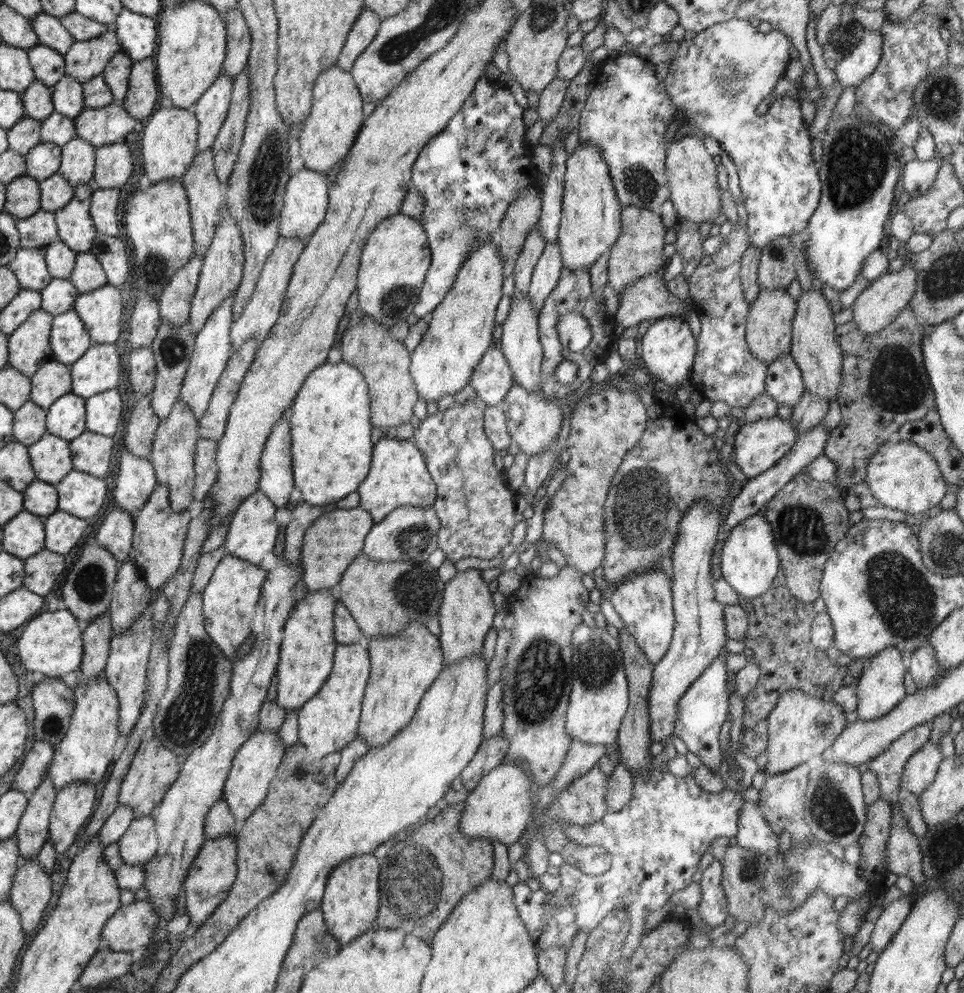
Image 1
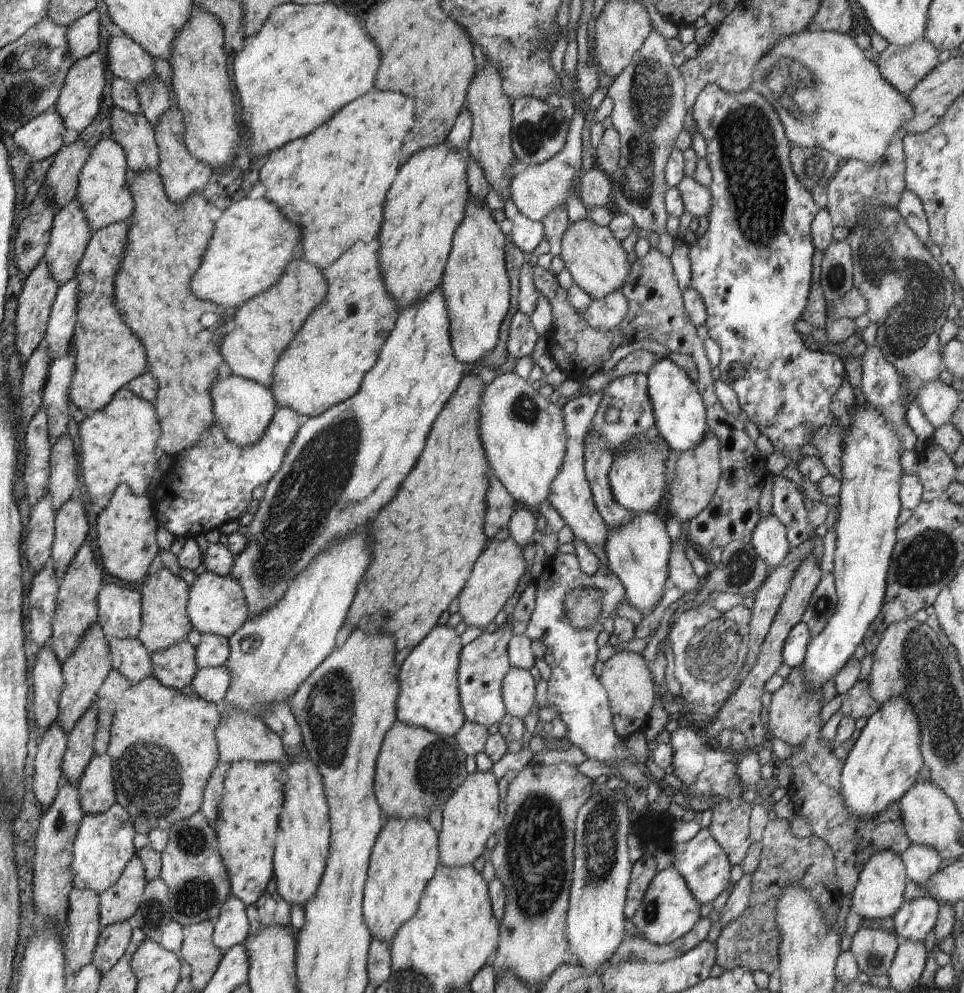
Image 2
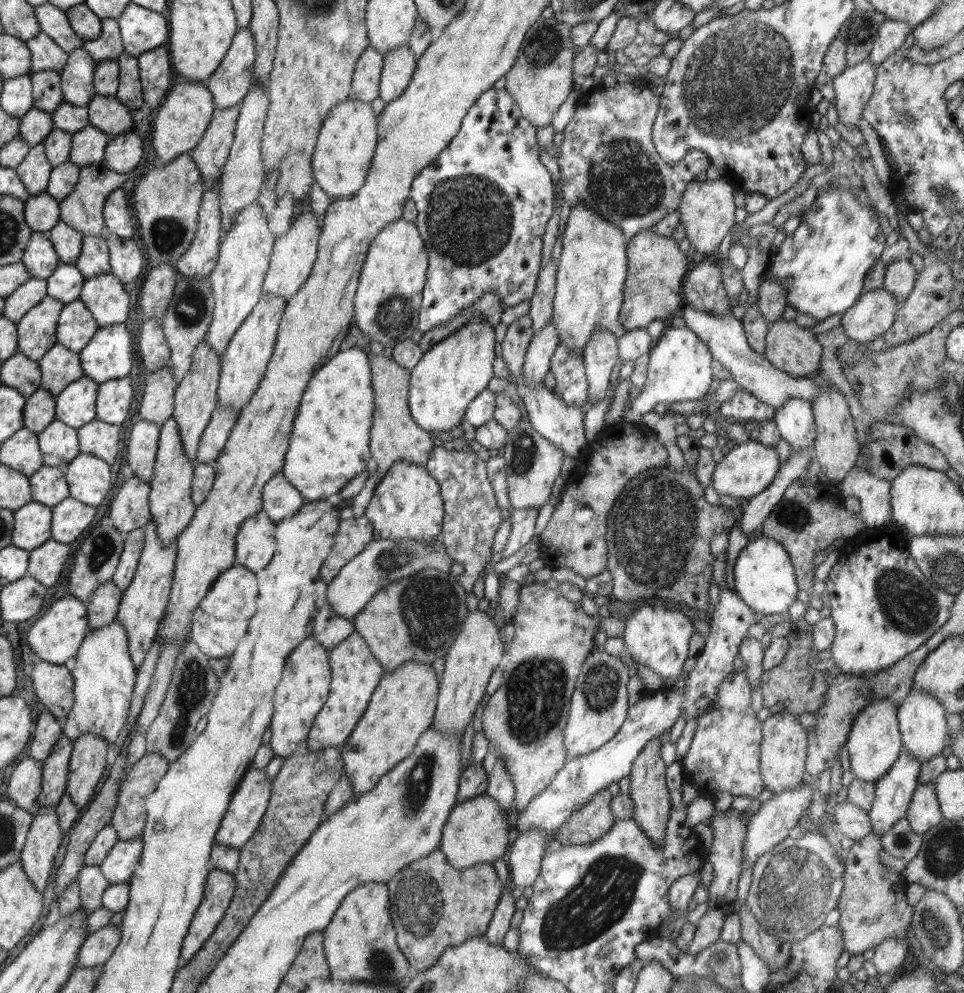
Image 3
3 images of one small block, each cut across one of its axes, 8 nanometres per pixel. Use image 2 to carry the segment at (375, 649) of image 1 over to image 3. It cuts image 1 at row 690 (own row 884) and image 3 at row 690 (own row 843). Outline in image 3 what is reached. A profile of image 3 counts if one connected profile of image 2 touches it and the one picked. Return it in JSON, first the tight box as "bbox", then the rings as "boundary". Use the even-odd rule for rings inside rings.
{"bbox":[339,662,439,794],"boundary":[[[406,662],[396,672],[382,674],[356,728],[339,747],[344,773],[355,794],[370,792],[384,774],[412,754],[420,734],[433,724],[439,684],[436,672],[428,664]]]}

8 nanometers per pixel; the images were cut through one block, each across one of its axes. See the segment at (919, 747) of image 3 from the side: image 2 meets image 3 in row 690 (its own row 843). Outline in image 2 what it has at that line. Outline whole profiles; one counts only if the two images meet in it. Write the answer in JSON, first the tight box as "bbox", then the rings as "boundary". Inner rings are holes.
{"bbox":[901,843,942,885],"boundary":[[[910,843],[910,846],[901,854],[907,878],[912,879],[917,885],[923,885],[942,864],[939,852],[930,845]]]}

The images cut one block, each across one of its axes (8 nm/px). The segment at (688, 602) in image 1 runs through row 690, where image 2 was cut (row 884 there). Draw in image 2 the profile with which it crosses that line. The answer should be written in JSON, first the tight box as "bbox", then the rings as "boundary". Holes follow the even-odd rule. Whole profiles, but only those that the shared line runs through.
{"bbox":[631,866,700,945],"boundary":[[[671,866],[656,873],[631,922],[636,926],[636,934],[644,937],[652,944],[663,945],[674,942],[687,932],[690,932],[700,918],[699,910],[700,905],[688,890],[687,882]]]}

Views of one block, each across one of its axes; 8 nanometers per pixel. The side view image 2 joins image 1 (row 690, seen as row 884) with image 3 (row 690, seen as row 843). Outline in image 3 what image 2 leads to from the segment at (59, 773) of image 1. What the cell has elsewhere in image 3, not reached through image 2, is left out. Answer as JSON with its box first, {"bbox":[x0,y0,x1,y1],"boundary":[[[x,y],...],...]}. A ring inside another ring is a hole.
{"bbox":[62,620,136,744],"boundary":[[[114,620],[108,626],[89,631],[74,657],[76,664],[71,670],[74,677],[74,704],[62,721],[62,732],[72,742],[82,733],[94,733],[104,737],[108,744],[116,738],[126,724],[136,680],[136,665],[128,653],[128,633]]]}

